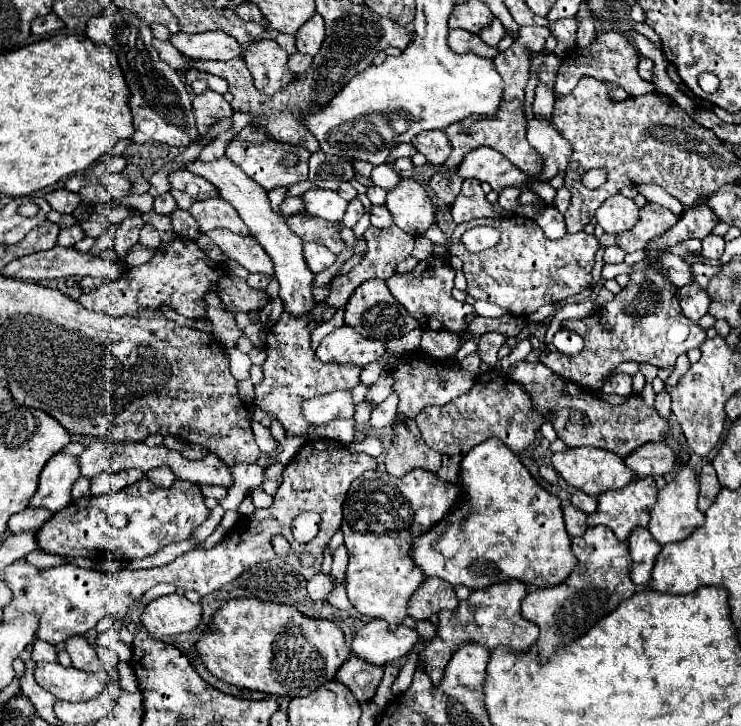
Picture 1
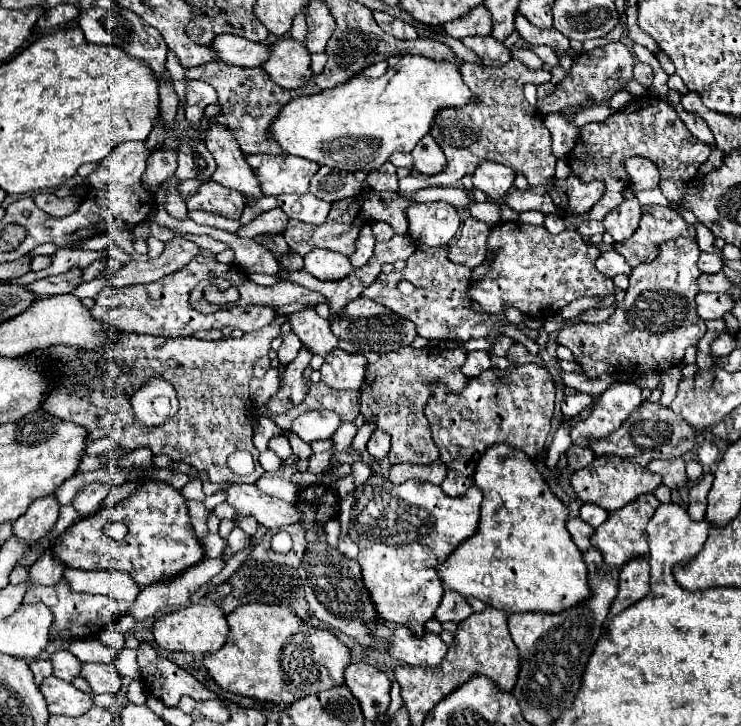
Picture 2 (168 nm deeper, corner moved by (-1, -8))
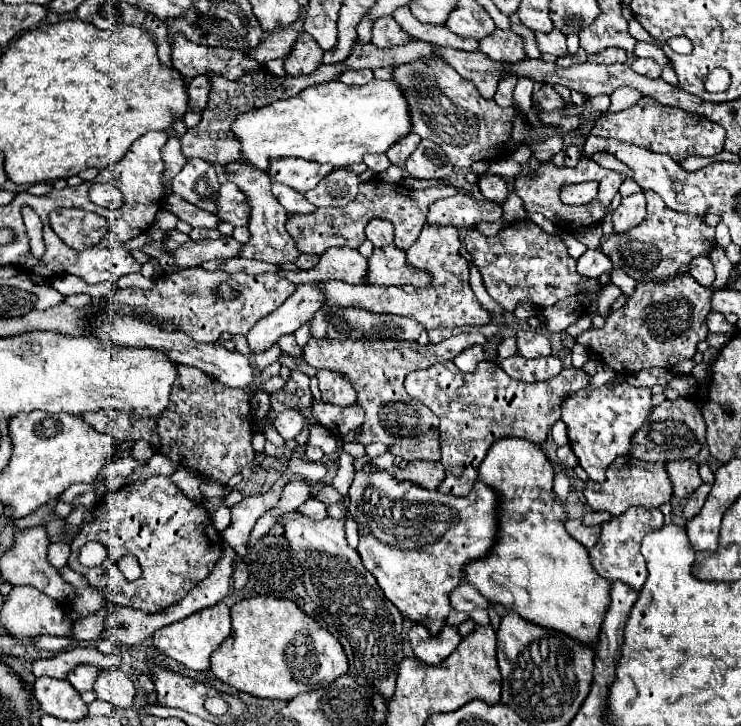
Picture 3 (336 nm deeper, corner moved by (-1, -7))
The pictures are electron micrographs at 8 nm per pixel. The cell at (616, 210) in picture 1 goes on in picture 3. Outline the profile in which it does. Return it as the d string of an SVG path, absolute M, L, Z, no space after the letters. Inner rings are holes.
M633 193L629 197L623 197L619 207L613 211L613 225L615 231L627 231L635 225L639 225L645 219L645 195Z

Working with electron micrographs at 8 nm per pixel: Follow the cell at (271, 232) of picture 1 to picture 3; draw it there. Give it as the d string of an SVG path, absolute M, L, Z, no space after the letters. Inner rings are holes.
M461 333L455 335L451 339L445 339L441 343L429 343L429 345L419 345L417 341L389 341L389 339L347 339L347 341L317 341L311 339L309 345L303 351L303 359L307 365L311 365L313 369L321 371L321 369L329 369L335 373L341 373L357 391L357 405L361 405L365 409L365 423L357 435L357 443L361 445L369 445L373 441L379 441L387 447L387 451L393 457L401 457L403 461L415 461L415 459L427 459L427 461L439 461L439 419L437 415L433 415L431 409L427 409L425 405L417 403L415 399L411 399L405 389L403 389L403 381L405 375L411 373L413 369L427 369L435 363L441 361L453 361L463 349L473 347L473 345L481 345L485 347L493 337L485 337L481 333Z

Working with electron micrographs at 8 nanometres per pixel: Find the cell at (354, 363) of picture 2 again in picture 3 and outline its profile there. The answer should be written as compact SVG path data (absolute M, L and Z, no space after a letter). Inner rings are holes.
M319 371L317 381L319 381L321 399L325 403L339 407L351 407L355 403L355 391L351 383L345 383L345 379L341 379L341 375L333 371Z

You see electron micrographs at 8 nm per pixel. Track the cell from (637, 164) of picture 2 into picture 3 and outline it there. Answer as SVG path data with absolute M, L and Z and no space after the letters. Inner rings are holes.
M595 153L591 159L593 159L595 163L599 163L601 167L605 167L605 169L623 173L625 177L631 177L631 175L633 175L633 173L629 171L629 167L625 167L625 163L621 163L617 157L613 157L613 155L609 155L609 153Z

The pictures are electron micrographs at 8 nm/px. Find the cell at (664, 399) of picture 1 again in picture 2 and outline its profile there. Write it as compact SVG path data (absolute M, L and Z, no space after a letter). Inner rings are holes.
M673 366L673 368L667 368L661 372L661 400L659 404L661 406L669 406L675 398L675 392L677 392L677 384L679 384L679 378L681 378L681 370L683 366Z

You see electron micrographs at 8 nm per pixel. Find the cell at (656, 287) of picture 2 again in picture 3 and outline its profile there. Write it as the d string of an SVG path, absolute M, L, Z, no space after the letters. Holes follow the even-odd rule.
M689 273L681 275L679 279L667 281L665 285L659 283L641 283L637 285L635 293L627 299L627 305L619 311L611 311L611 315L605 321L603 329L587 329L577 337L577 343L585 345L589 351L597 351L609 367L623 375L637 373L647 367L665 367L671 369L673 365L691 359L697 353L697 343L707 337L707 323L705 317L711 311L711 295L713 291L707 287L701 287L699 283L693 283Z

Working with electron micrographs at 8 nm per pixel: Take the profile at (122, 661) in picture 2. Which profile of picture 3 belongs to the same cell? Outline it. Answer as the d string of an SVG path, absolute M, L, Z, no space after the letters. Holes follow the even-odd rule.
M79 665L79 667L75 667L73 671L69 671L67 681L69 681L79 693L85 693L85 691L91 691L91 689L93 689L95 677L97 677L97 667L93 667L93 665Z

